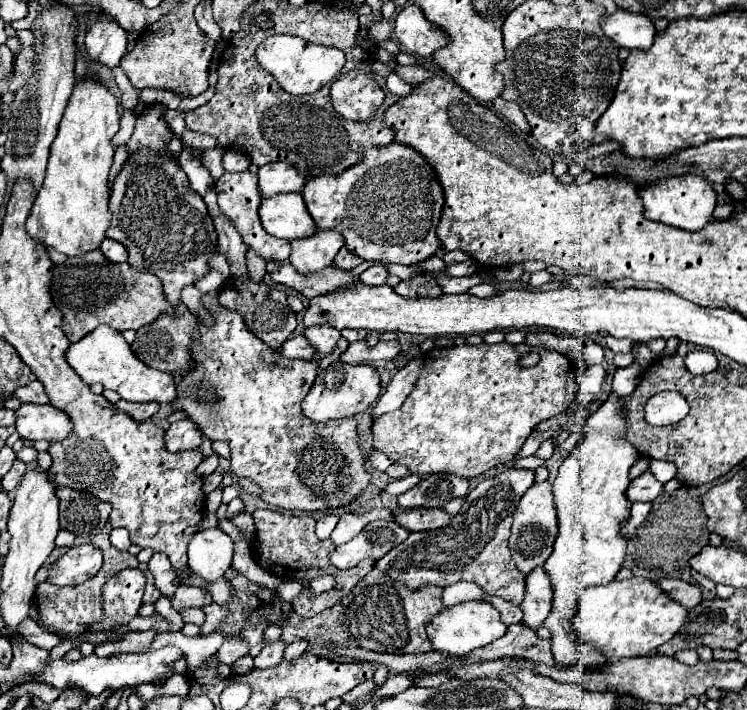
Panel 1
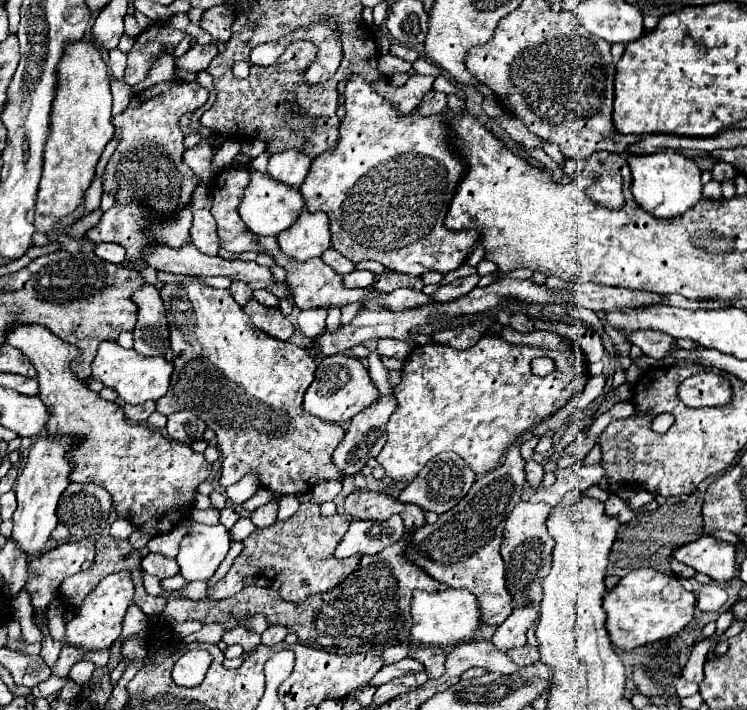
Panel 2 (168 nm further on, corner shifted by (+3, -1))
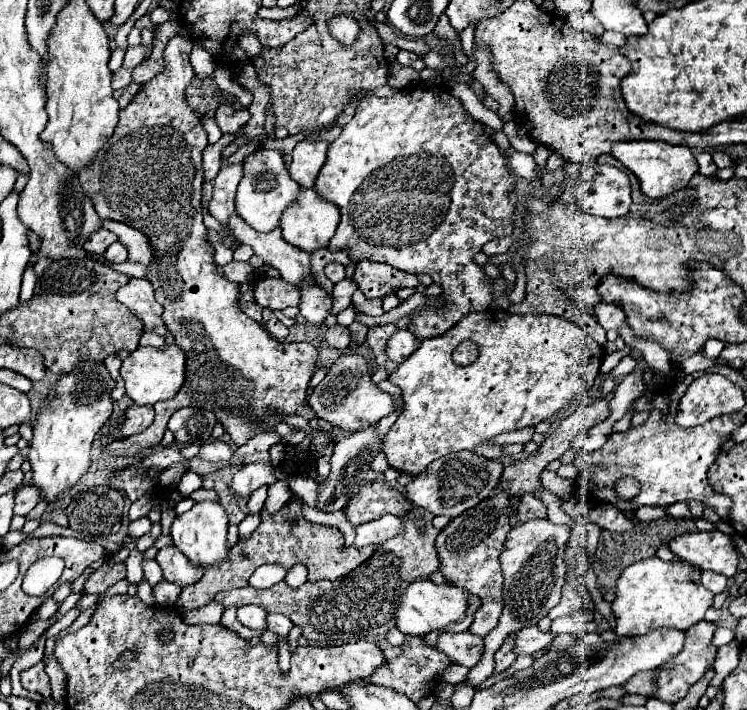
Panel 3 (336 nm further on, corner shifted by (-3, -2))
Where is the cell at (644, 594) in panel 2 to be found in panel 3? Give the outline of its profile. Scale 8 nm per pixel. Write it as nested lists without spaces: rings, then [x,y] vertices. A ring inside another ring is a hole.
[[[659,558],[641,560],[627,566],[617,580],[617,596],[613,600],[613,612],[617,618],[615,634],[619,638],[637,638],[659,628],[685,632],[705,618],[711,602],[713,594],[701,584],[699,570],[691,564],[663,562]]]

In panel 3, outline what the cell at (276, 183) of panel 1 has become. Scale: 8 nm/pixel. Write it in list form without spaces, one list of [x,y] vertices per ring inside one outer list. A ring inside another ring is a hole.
[[[303,140],[295,146],[291,154],[293,160],[289,164],[289,174],[301,188],[313,188],[313,182],[325,162],[327,146],[329,146],[327,142],[309,142],[309,140]]]

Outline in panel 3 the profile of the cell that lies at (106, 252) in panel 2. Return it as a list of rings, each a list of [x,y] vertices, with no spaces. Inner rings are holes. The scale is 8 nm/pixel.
[[[115,242],[115,244],[111,244],[111,246],[105,250],[103,256],[105,256],[109,262],[119,264],[119,262],[125,262],[125,260],[127,260],[127,248],[123,248],[121,242]]]

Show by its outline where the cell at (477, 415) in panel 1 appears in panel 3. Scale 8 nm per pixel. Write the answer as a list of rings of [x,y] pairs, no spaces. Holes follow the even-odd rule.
[[[489,310],[481,314],[469,314],[459,320],[449,332],[437,338],[423,340],[421,346],[389,376],[391,384],[399,386],[405,400],[405,410],[385,434],[383,452],[391,468],[405,474],[421,474],[433,460],[459,452],[475,450],[489,444],[497,434],[535,426],[563,406],[573,402],[579,394],[589,392],[601,366],[605,350],[587,336],[577,324],[559,316],[515,316],[501,310]],[[463,340],[473,340],[479,346],[479,356],[469,366],[457,366],[451,360],[451,352]]]

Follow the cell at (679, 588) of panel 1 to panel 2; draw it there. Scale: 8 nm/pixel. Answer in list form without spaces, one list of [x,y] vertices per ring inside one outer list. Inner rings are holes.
[[[719,585],[701,587],[697,593],[697,607],[701,611],[719,611],[727,603],[727,593]]]

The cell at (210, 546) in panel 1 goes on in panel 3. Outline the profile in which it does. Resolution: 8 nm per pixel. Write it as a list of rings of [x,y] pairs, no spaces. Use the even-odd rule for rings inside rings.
[[[199,502],[189,512],[177,516],[171,526],[171,538],[175,546],[189,558],[189,562],[201,568],[221,566],[229,560],[231,548],[227,544],[227,514],[219,502]]]

